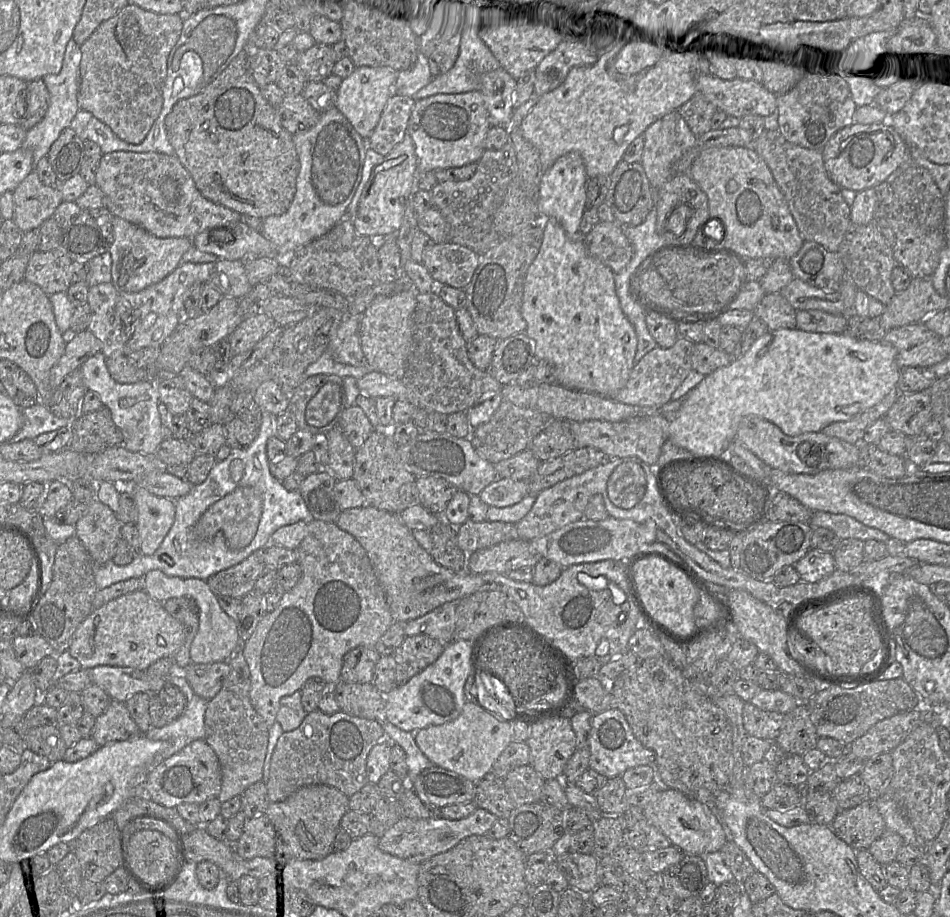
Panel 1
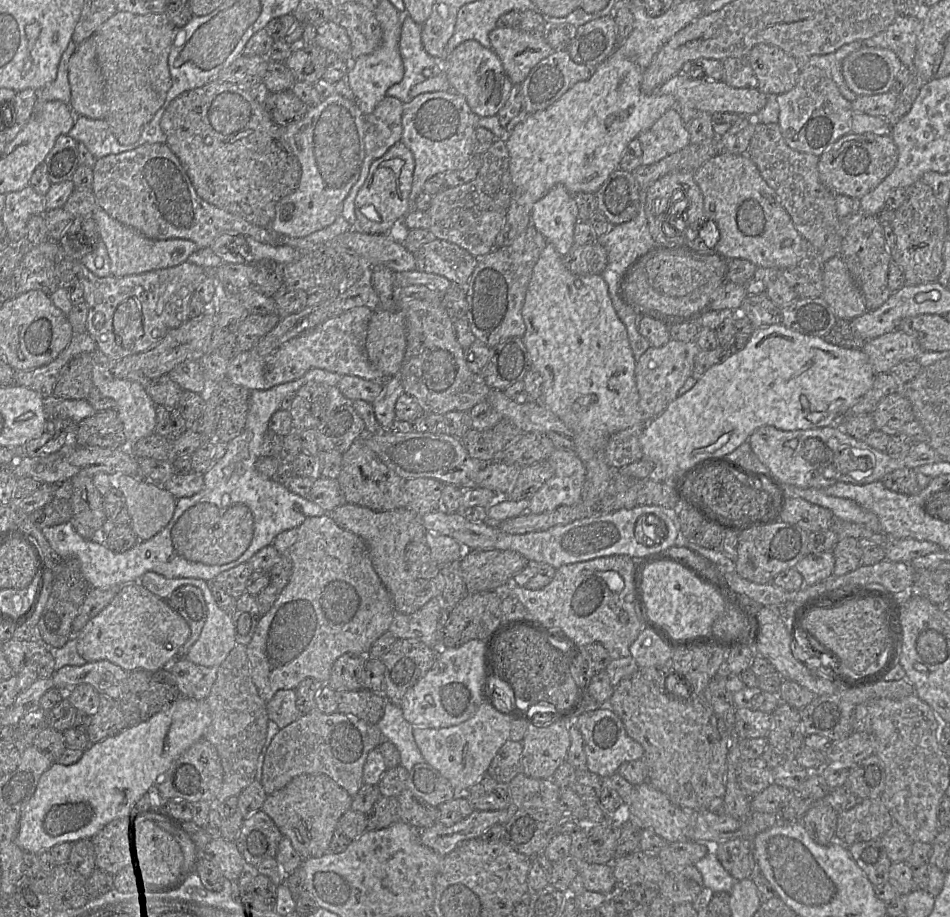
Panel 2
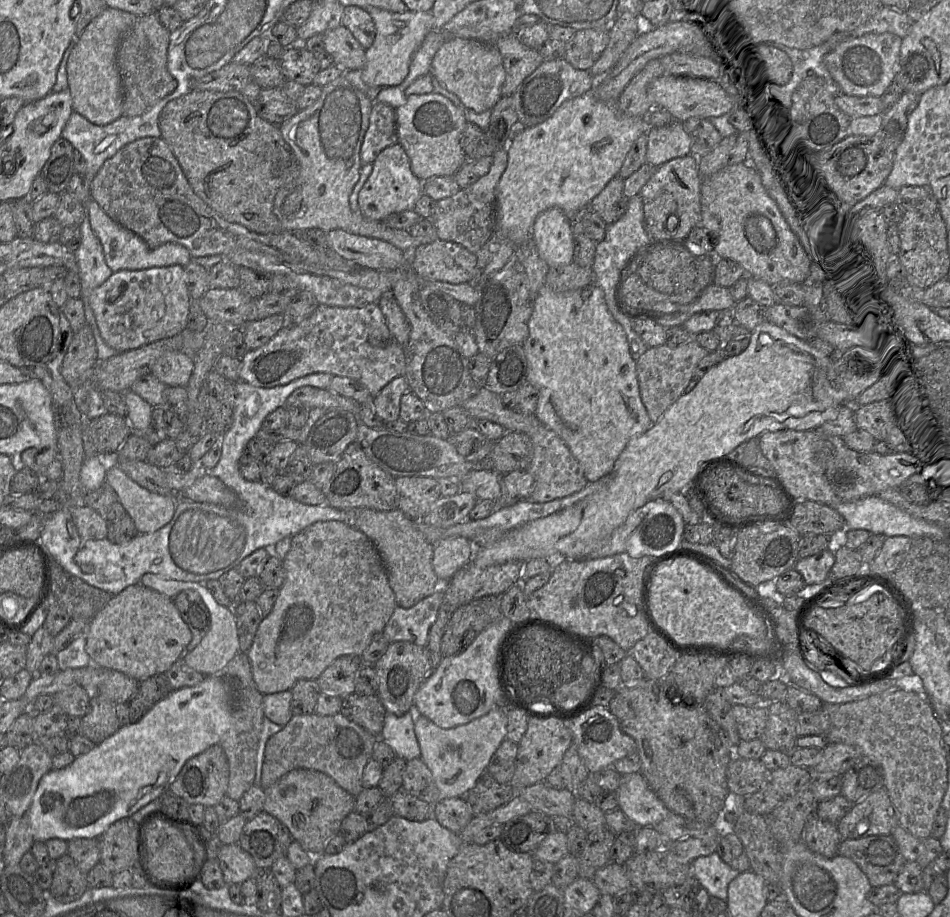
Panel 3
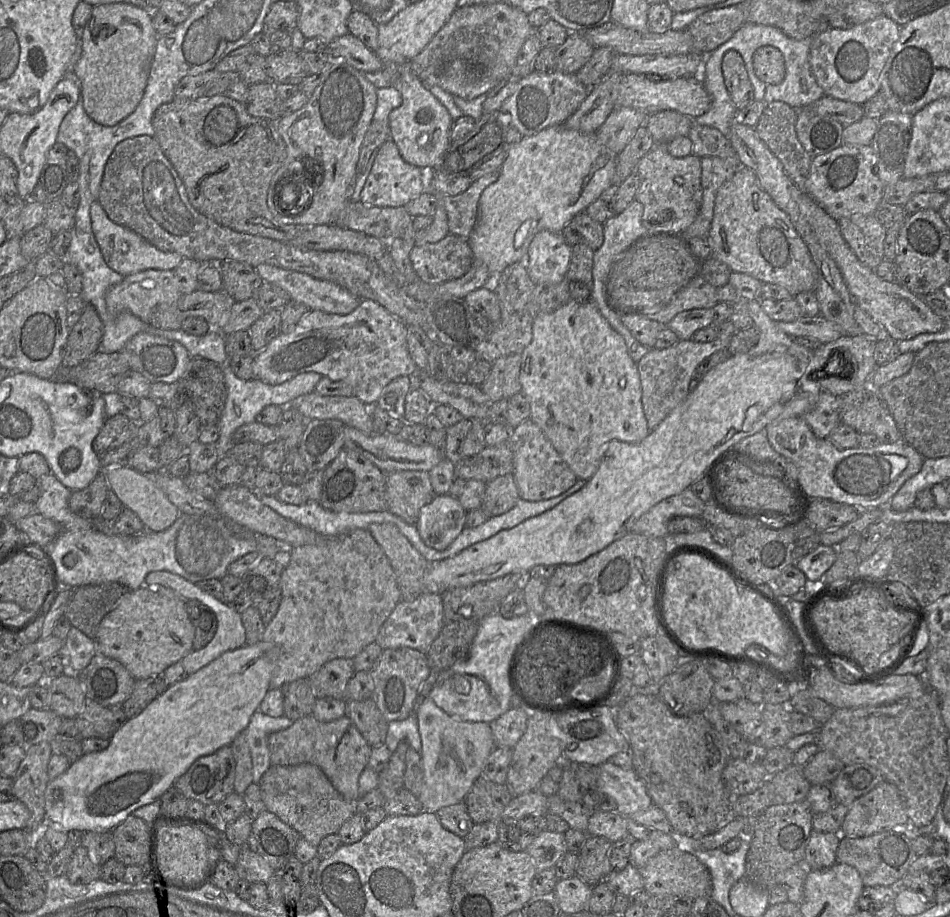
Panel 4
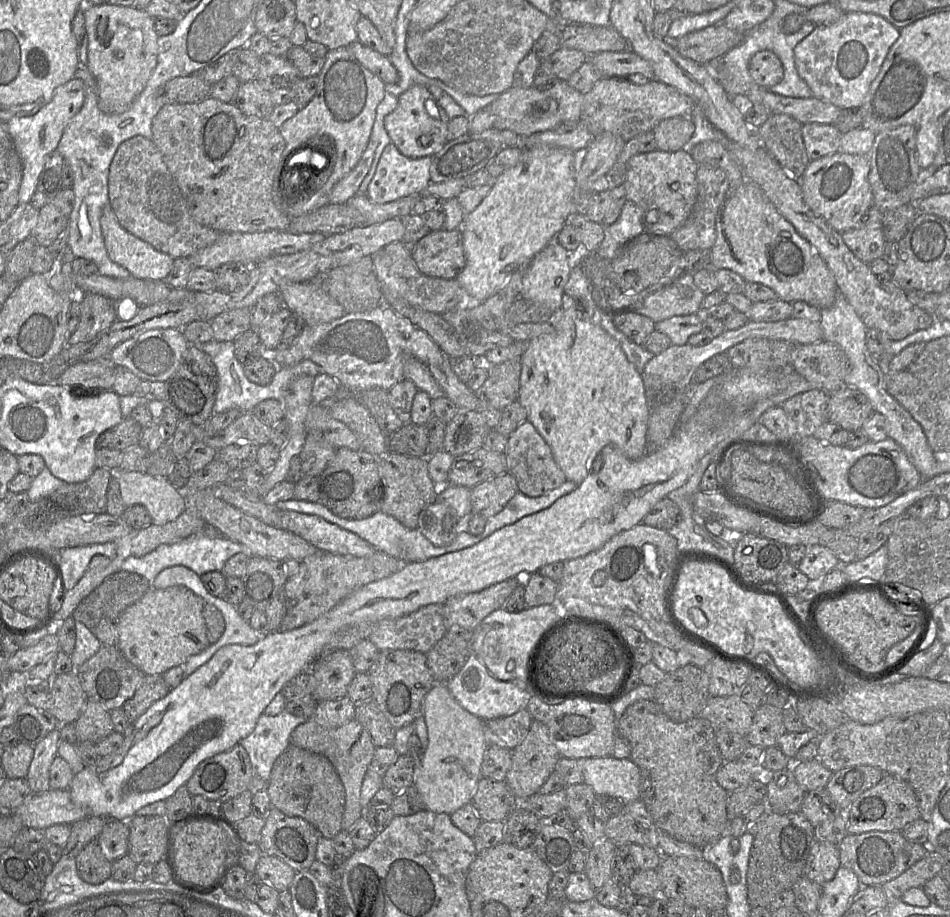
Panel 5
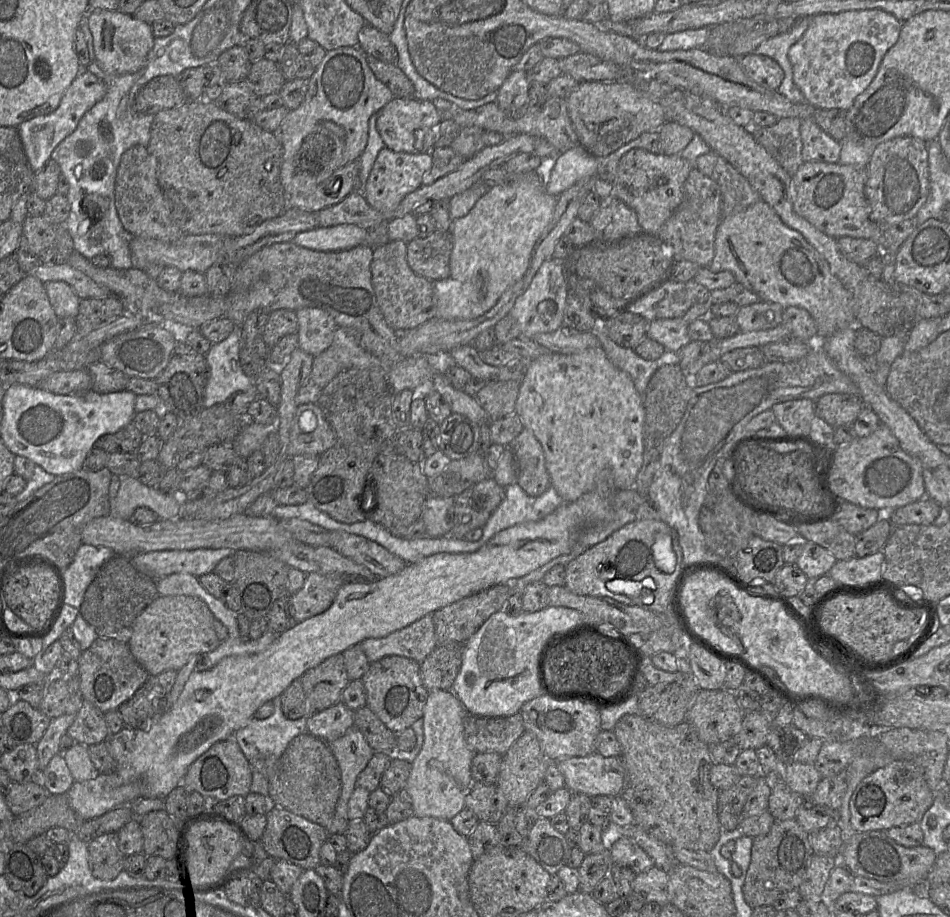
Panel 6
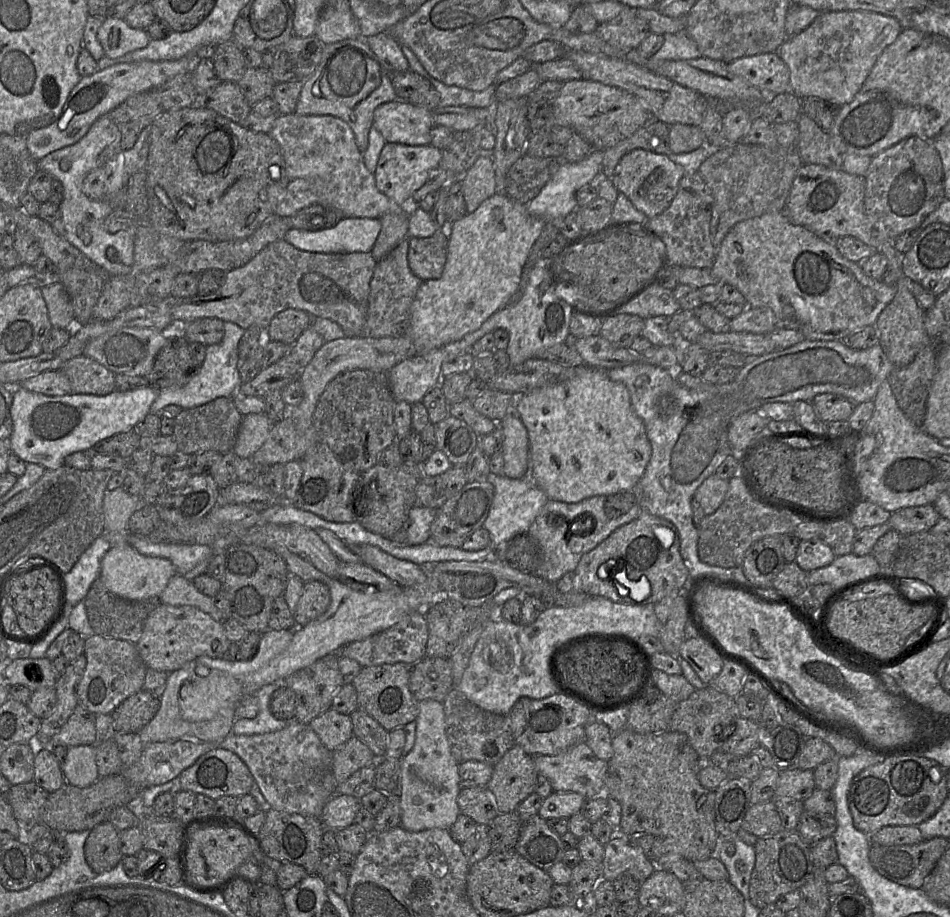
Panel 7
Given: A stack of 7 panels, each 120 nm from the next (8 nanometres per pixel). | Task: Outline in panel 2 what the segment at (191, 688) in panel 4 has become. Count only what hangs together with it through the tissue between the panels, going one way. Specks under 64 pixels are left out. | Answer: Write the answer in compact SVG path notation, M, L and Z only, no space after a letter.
M181 696L166 709L153 715L148 720L142 721L134 726L128 726L116 735L105 738L104 740L97 743L90 744L90 746L84 750L82 757L77 762L70 765L64 765L59 763L58 761L54 761L52 765L41 775L34 794L22 809L17 836L18 846L23 851L25 851L25 853L48 852L51 847L59 843L73 843L80 839L91 839L106 824L114 819L129 818L138 800L147 793L153 793L157 782L159 781L161 776L169 769L171 764L192 744L204 738L205 730L210 724L210 721L211 711L205 699L196 700L189 697Z

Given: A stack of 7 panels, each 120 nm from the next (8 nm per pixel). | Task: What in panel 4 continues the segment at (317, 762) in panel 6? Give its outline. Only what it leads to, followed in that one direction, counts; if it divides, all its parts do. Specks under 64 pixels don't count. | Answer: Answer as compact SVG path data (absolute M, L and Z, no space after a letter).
M271 765L259 782L265 810L275 814L295 829L300 836L318 847L328 835L338 833L341 826L356 813L355 802L346 800L316 765Z

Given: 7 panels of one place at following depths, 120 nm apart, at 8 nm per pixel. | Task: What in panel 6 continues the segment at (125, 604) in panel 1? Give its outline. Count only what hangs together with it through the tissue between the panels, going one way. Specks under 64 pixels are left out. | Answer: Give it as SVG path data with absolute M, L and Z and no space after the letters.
M188 595L156 597L135 619L128 646L150 676L180 670L193 655L209 653L222 642L213 627L214 616L205 602Z

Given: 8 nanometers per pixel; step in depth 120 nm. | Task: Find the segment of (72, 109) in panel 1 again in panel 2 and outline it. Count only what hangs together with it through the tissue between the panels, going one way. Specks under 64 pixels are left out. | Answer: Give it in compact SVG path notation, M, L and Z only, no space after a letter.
M71 40L61 56L56 79L38 90L38 102L58 100L70 105L71 88L68 79L68 63L77 45Z

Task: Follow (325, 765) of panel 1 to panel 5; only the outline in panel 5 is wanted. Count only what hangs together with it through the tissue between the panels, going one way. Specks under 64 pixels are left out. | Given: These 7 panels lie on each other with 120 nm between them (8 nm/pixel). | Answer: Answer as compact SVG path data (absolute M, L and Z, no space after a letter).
M308 719L293 730L290 744L313 753L321 754L333 764L345 790L342 831L348 832L356 820L364 816L365 810L360 804L361 786L376 749L369 734L355 719L338 728L326 728L313 719Z

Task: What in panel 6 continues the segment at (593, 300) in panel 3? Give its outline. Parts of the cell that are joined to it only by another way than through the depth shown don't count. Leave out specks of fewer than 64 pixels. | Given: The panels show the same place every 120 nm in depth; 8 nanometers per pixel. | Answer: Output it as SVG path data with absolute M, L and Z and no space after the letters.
M601 346L574 354L550 352L528 362L520 381L515 414L524 428L530 429L540 442L551 486L564 502L572 502L596 486L596 476L607 471L610 486L615 489L633 488L643 464L643 398L631 377L615 367Z

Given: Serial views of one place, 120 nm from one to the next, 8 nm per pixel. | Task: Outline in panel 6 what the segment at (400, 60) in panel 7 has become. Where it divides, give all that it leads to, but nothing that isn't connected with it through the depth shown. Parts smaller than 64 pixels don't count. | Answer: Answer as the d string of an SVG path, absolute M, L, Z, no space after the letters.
M365 24L358 33L358 47L366 55L386 63L396 64L398 54L389 35L369 24Z

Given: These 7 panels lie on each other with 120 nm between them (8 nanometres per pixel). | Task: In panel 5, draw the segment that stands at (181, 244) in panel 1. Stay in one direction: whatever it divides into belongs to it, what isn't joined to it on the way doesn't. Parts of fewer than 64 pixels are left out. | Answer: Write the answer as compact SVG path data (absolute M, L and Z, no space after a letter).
M109 205L105 206L100 218L100 225L105 248L109 258L116 264L127 269L131 276L145 280L164 281L170 273L174 259L169 255L156 250L152 245L136 237L124 229L118 222Z

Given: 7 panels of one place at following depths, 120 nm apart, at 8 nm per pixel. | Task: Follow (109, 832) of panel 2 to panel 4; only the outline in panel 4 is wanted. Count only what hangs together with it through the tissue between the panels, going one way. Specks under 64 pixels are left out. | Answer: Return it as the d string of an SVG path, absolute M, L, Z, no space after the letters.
M132 815L112 830L114 857L124 865L143 866L152 861L155 849L155 819L145 820Z

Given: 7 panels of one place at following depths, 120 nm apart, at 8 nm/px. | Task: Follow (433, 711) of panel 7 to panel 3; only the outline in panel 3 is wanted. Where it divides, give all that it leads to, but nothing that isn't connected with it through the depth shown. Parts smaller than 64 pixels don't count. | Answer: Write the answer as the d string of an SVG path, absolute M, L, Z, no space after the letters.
M493 708L467 724L450 729L441 728L428 718L416 714L415 735L421 749L420 758L434 777L440 800L465 797L477 780L487 772L493 754L507 739L507 712L502 708Z

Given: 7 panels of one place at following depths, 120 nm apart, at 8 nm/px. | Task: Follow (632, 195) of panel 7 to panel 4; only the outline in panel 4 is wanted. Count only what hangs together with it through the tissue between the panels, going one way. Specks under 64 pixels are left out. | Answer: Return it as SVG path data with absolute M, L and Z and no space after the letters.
M657 143L639 160L634 173L640 180L635 200L643 205L642 224L648 232L678 235L695 221L702 204L700 157L677 158L669 154L667 143Z

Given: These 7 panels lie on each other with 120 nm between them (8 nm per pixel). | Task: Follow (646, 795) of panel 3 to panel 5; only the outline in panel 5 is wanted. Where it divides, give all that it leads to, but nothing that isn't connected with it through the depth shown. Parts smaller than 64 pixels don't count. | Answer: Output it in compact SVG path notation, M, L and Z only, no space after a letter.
M612 756L576 759L582 769L584 783L589 785L597 796L611 796L623 804L640 799L641 773L631 759L615 759Z

